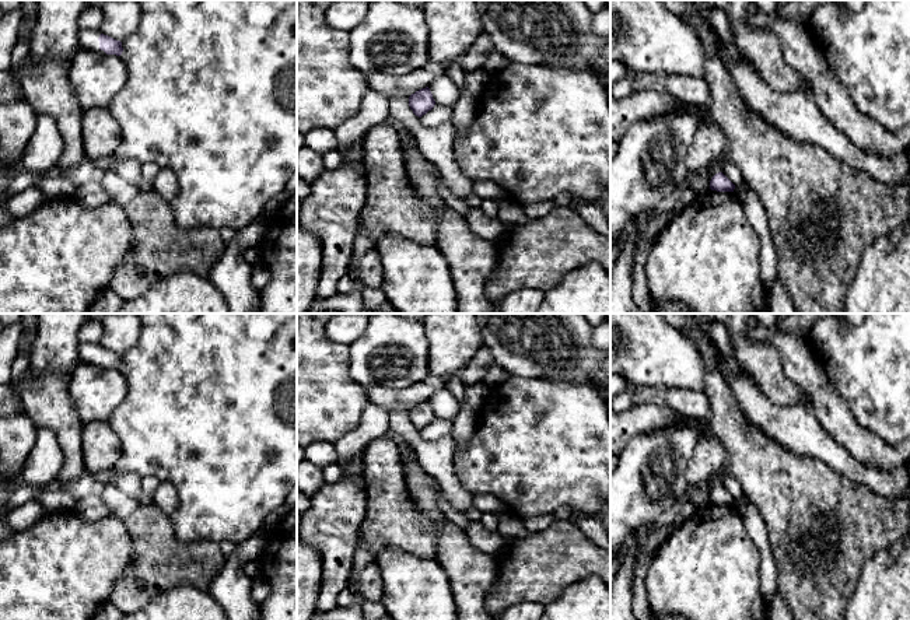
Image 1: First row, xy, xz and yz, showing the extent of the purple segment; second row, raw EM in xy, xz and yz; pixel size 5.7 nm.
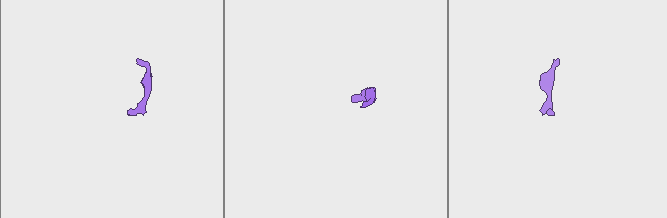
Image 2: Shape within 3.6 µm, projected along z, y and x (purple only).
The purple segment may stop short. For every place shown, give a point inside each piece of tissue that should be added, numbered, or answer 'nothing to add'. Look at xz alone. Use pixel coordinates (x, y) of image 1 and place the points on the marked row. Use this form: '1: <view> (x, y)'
nothing to add

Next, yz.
nothing to add

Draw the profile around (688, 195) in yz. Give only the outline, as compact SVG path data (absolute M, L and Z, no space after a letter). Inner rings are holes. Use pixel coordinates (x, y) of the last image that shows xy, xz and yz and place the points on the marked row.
M686 188L678 197L678 200L675 202L673 210L676 210L678 213L680 213L689 203L693 202L693 199L696 197L694 192L692 190L692 188Z

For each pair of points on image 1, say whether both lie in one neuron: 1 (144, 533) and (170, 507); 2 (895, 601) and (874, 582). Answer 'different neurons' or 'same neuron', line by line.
1: different neurons
2: same neuron

